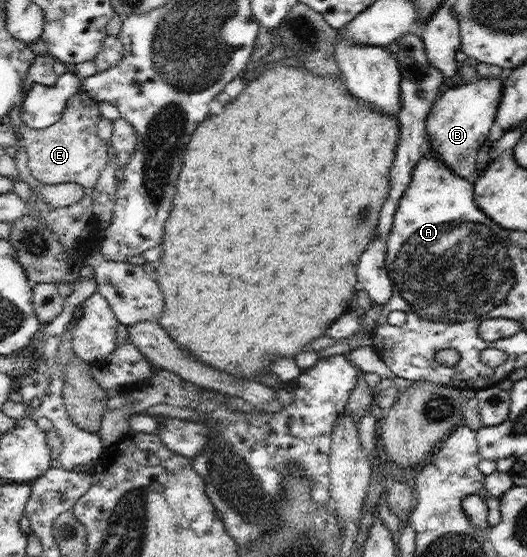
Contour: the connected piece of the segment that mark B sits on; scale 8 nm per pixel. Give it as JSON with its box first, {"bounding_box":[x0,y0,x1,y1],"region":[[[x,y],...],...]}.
{"bounding_box":[426,75,504,178],"region":[[[504,75],[499,78],[477,78],[463,86],[449,88],[435,99],[426,118],[426,131],[433,151],[451,170],[460,177],[469,178],[476,174],[477,152],[485,140],[496,134],[496,110],[503,94]]]}

